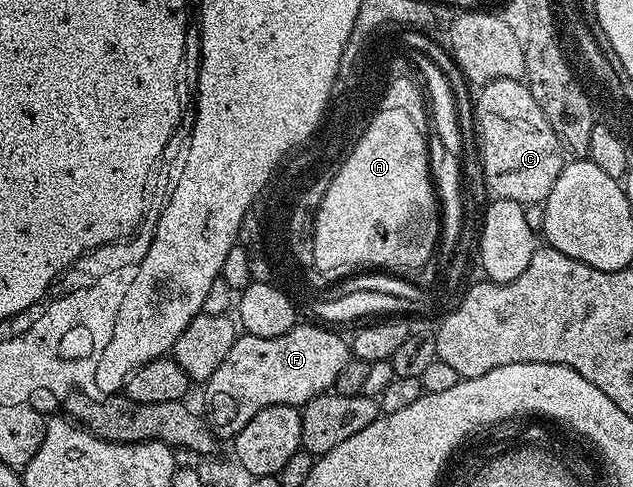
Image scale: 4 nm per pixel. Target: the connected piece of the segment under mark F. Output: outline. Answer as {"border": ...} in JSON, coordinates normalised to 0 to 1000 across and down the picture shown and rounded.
{"border":[[[469,663],[450,688],[436,692],[373,690],[362,729],[324,784],[327,848],[324,862],[341,899],[370,901],[412,844],[427,832],[477,836],[528,793],[539,754],[551,739],[551,708],[523,671],[504,663]]]}

